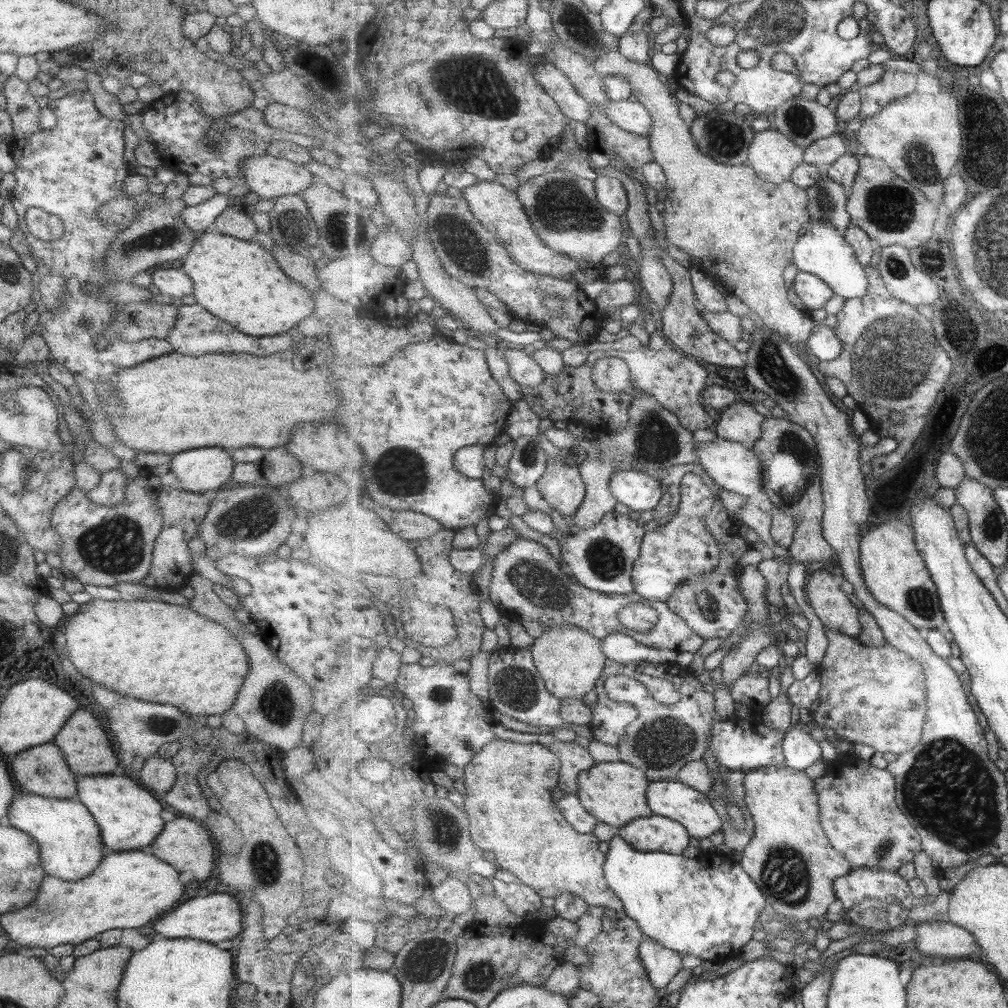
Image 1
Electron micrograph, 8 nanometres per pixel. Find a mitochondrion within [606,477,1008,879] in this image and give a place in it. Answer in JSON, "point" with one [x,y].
{"point":[945,767]}

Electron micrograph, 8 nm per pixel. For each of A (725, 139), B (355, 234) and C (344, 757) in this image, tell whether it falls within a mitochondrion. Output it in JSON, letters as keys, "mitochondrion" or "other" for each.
{"A":"mitochondrion","B":"mitochondrion","C":"other"}

